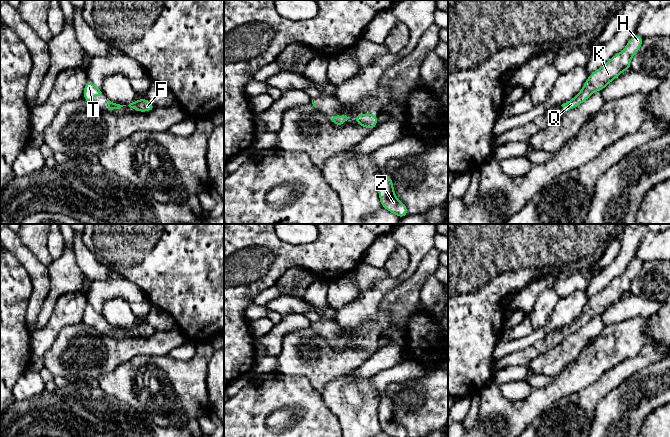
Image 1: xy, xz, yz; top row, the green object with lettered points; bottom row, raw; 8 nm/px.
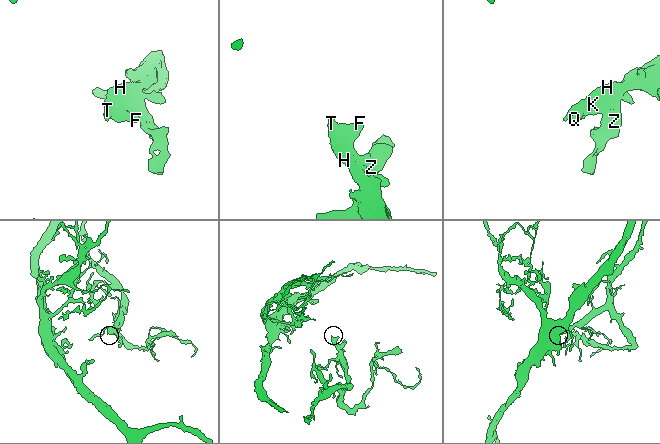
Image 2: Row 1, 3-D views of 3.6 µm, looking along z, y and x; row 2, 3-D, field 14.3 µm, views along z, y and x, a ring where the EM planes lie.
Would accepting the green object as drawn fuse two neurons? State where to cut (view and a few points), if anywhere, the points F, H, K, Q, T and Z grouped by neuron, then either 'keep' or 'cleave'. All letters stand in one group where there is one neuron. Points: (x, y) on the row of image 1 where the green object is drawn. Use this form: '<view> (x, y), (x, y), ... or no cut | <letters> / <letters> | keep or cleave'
no cut | F H K Q T Z | keep

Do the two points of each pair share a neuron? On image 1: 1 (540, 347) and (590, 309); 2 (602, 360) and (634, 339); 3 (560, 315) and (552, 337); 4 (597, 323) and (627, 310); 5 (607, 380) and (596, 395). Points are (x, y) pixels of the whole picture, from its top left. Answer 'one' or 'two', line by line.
1: one
2: one
3: two
4: two
5: one

